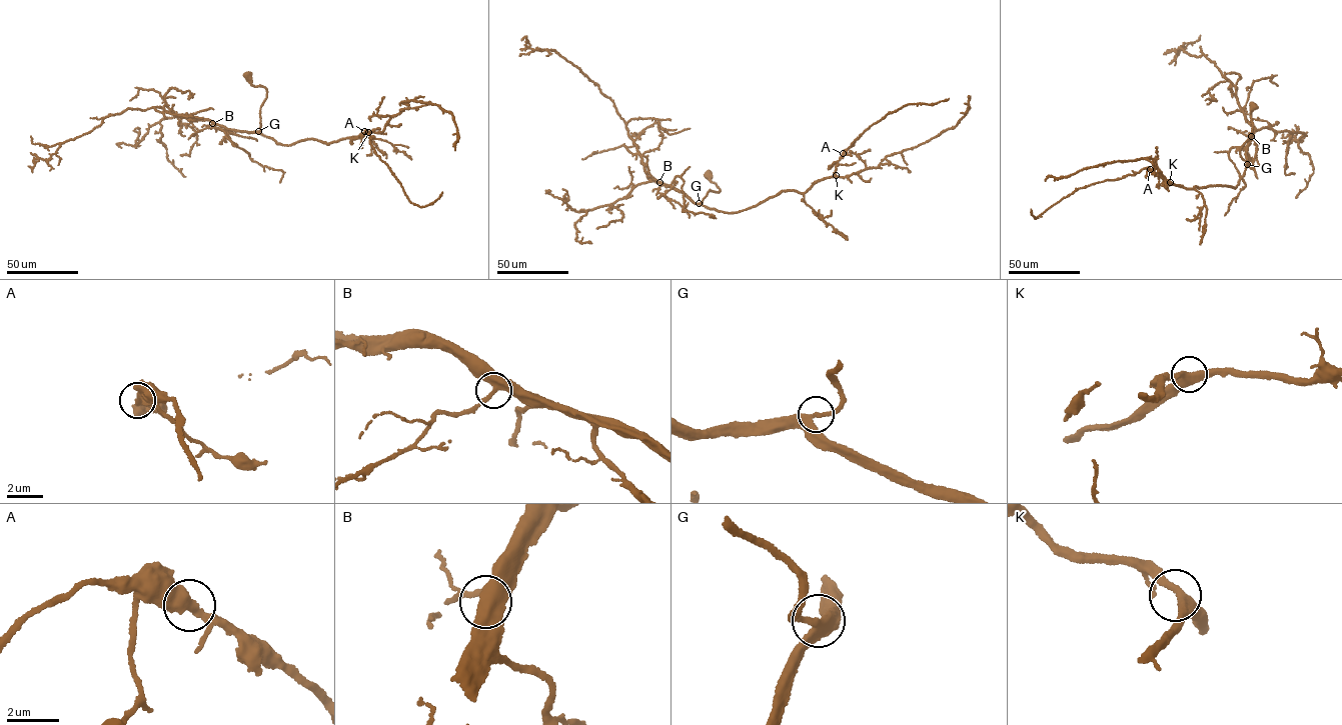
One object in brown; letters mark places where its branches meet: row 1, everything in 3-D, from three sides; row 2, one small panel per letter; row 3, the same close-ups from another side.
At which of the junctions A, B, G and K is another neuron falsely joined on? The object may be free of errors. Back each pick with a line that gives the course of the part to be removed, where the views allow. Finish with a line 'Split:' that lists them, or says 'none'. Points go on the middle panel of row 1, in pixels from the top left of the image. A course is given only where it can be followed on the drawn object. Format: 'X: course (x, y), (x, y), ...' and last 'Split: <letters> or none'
Split: none

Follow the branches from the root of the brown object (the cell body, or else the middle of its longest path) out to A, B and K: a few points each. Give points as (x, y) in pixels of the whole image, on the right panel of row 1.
A: (1252, 106), (1252, 134), (1240, 151), (1247, 165), (1235, 188), (1220, 185), (1188, 189), (1173, 185), (1150, 169)
B: (1252, 106), (1252, 134), (1240, 151), (1247, 164), (1246, 154), (1251, 136)
K: (1252, 106), (1252, 134), (1240, 151), (1247, 165), (1235, 188), (1220, 185), (1188, 189), (1170, 182)

